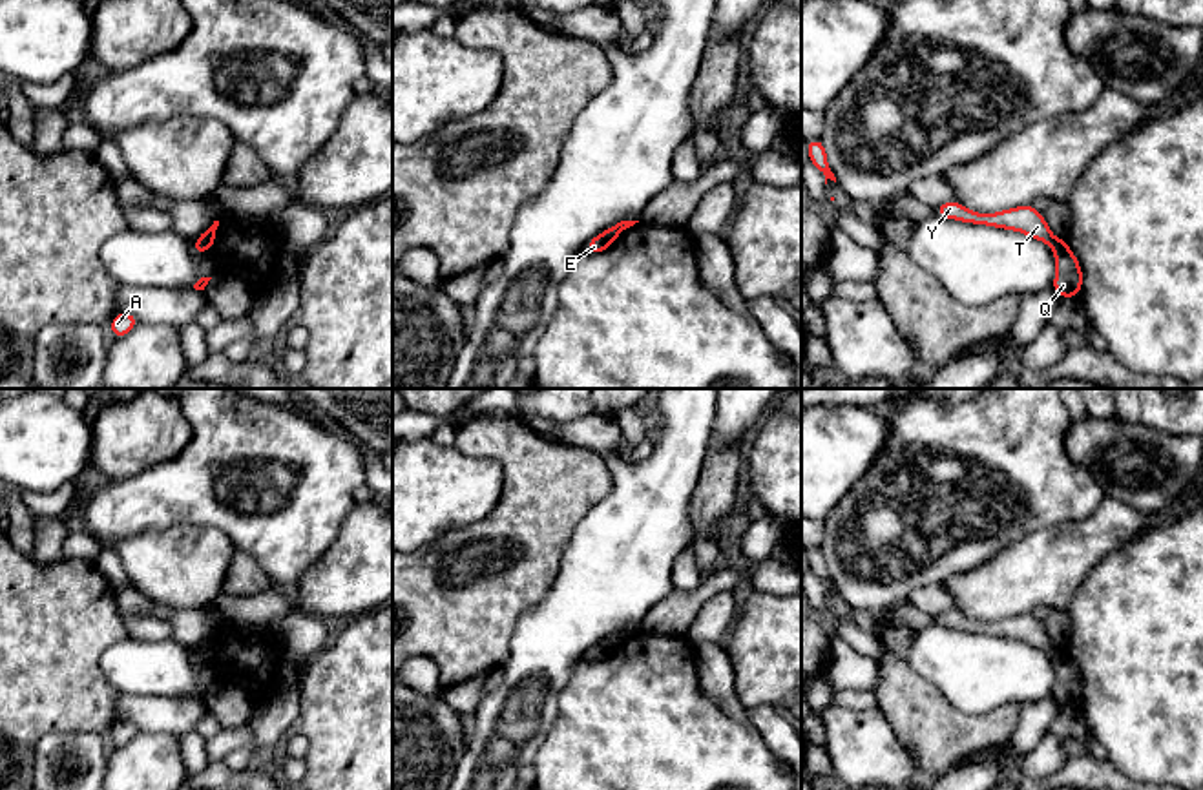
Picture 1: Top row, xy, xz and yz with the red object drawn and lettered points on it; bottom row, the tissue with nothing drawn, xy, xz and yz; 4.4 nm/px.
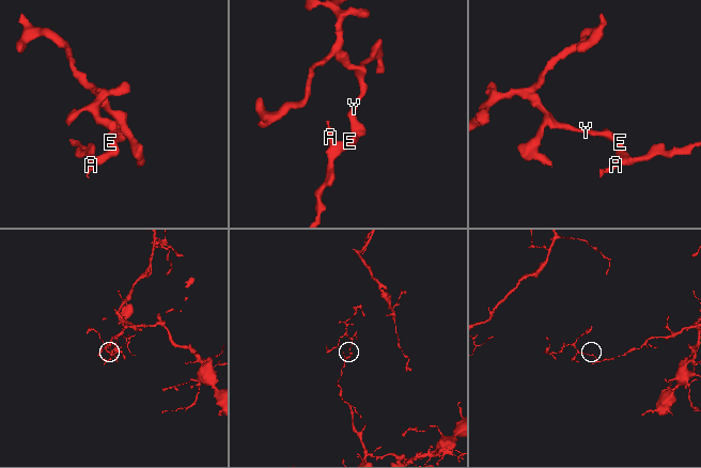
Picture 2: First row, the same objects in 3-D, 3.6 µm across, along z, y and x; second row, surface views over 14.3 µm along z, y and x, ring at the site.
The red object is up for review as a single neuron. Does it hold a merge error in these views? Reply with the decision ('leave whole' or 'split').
split

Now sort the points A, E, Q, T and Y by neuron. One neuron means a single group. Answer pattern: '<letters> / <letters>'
A E Q / T Y

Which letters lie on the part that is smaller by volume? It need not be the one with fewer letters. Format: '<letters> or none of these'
T, Y

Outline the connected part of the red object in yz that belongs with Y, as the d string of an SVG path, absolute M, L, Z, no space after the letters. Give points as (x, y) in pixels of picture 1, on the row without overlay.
M951 609L938 613L935 617L935 622L969 633L986 633L1022 640L1033 648L1044 650L1050 657L1053 657L1059 650L1048 637L1042 620L1037 620L1031 613L1009 617L997 622L978 622L964 617L958 609Z

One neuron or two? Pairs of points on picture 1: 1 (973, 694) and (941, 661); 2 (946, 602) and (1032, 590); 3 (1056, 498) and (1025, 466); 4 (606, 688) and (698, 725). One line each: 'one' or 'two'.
1: one
2: two
3: one
4: one

